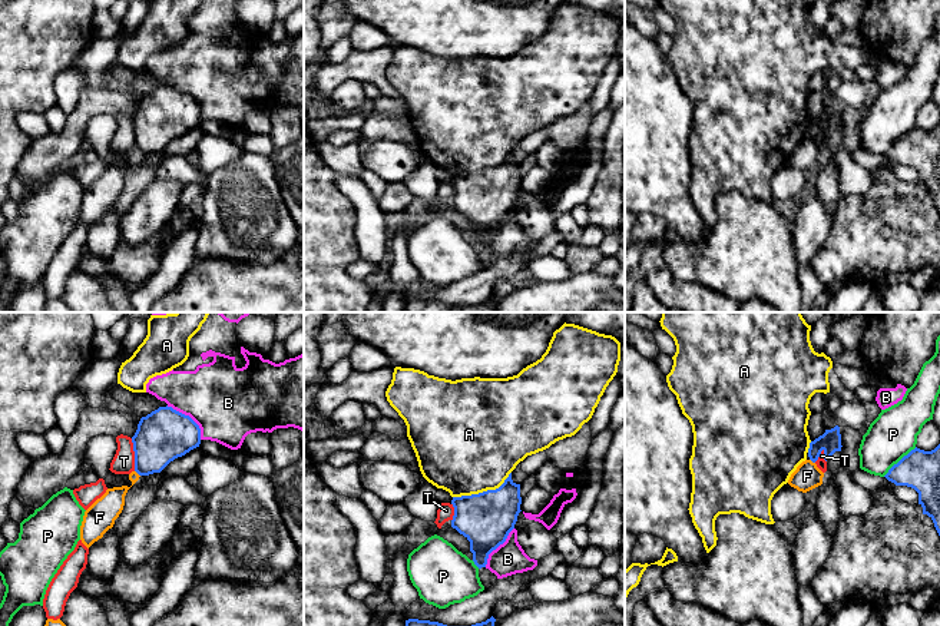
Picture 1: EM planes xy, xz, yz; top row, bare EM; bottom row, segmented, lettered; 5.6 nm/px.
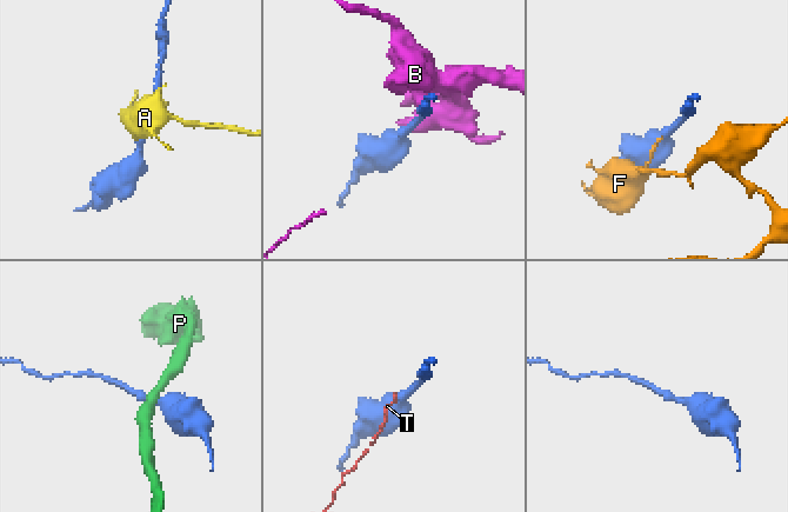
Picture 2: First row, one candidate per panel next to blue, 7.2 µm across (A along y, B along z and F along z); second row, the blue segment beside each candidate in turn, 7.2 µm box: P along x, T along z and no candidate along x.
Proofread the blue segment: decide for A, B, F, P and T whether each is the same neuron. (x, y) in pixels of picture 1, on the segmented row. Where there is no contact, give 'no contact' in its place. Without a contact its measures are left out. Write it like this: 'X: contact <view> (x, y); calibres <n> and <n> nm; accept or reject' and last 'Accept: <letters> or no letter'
A: contact xz (483, 492); calibres 300 and 500 nm; reject
B: contact xy (189, 417); calibres 300 and 420 nm; reject
F: contact xy (136, 472); calibres 300 and 150 nm; reject
P: contact yz (900, 460); calibres 220 and 280 nm; reject
T: contact xy (135, 454); calibres 300 and 130 nm; reject
Accept: no letter

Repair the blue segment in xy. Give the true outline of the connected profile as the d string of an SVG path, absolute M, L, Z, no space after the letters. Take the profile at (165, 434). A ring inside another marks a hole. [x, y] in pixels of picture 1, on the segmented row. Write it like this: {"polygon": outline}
{"polygon": "M168 405L159 407L140 418L132 443L135 471L149 476L199 447L201 428L189 415Z"}

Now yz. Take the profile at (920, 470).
{"polygon": "M940 444L931 450L911 450L884 476L896 486L907 486L919 493L919 504L940 536Z"}

